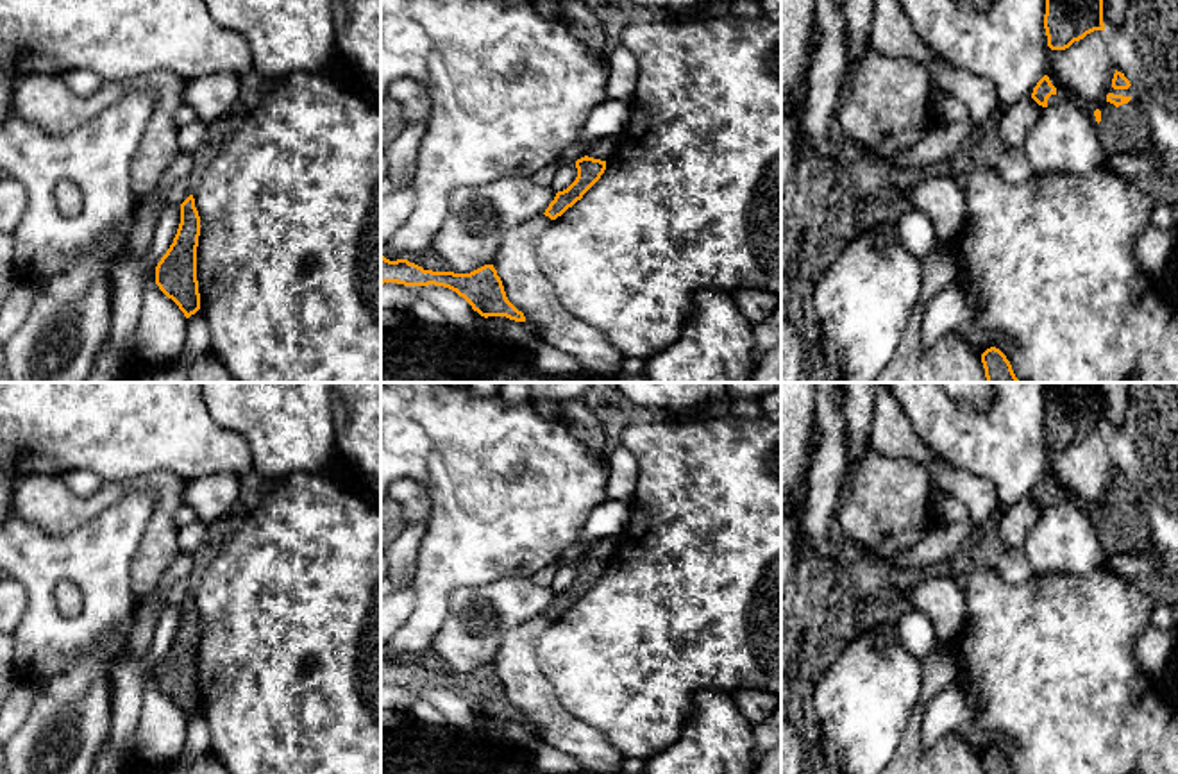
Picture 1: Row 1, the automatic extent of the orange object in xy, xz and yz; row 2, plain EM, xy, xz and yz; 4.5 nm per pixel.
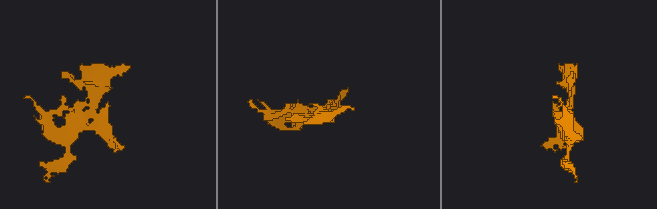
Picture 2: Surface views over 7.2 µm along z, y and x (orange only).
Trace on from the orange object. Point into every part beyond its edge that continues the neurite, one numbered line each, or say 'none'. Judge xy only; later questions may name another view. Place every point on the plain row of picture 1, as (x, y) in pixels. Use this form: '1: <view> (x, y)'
none

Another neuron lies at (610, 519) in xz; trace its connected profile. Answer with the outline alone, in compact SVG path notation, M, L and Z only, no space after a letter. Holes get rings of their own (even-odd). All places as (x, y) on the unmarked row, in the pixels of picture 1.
M608 499L597 506L581 529L577 542L563 551L563 554L556 559L556 565L563 567L576 563L585 558L585 547L588 543L601 538L618 536L626 529L629 515L629 502Z

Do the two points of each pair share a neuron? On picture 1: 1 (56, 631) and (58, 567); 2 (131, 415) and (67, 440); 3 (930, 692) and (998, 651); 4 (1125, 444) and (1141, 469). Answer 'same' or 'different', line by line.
1: same
2: same
3: different
4: same

